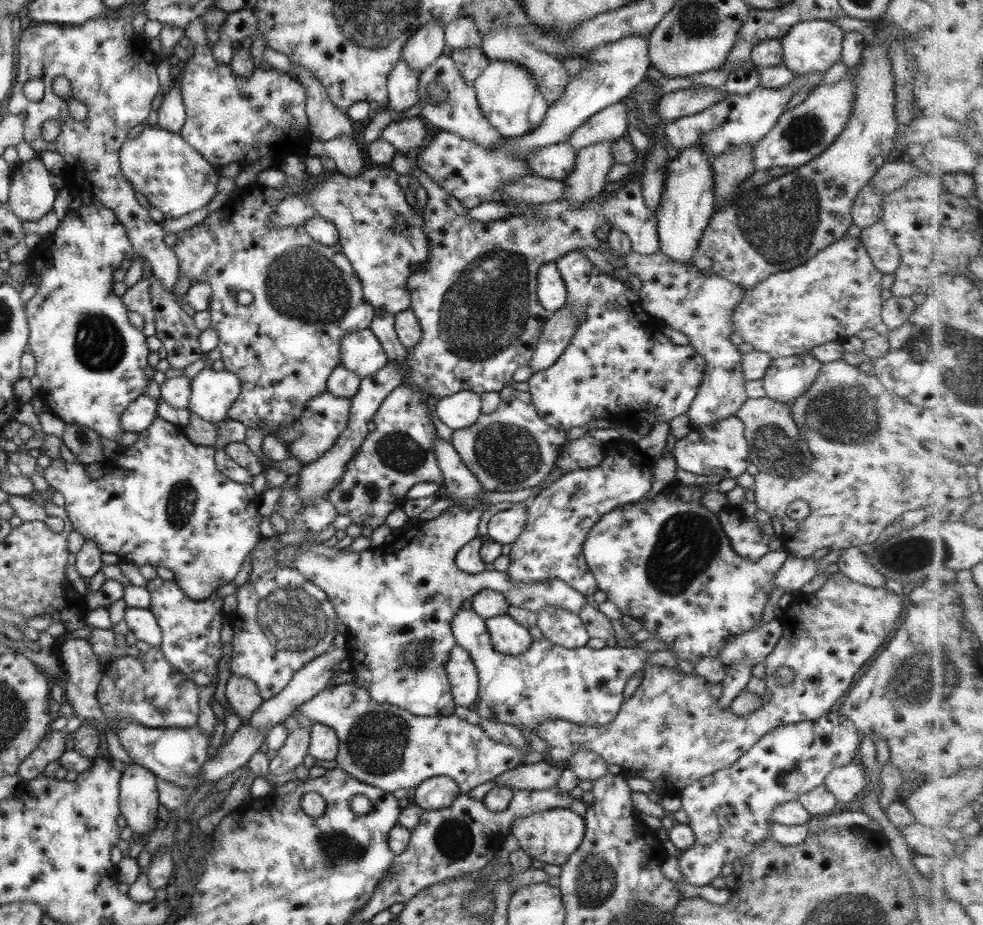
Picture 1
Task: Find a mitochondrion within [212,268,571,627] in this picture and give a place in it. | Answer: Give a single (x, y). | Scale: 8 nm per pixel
(508, 453)

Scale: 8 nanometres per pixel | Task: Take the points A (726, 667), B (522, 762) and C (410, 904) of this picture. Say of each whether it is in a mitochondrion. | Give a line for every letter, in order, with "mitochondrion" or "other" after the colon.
A: other
B: other
C: other

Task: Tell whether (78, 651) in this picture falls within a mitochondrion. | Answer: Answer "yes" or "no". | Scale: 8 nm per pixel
no

